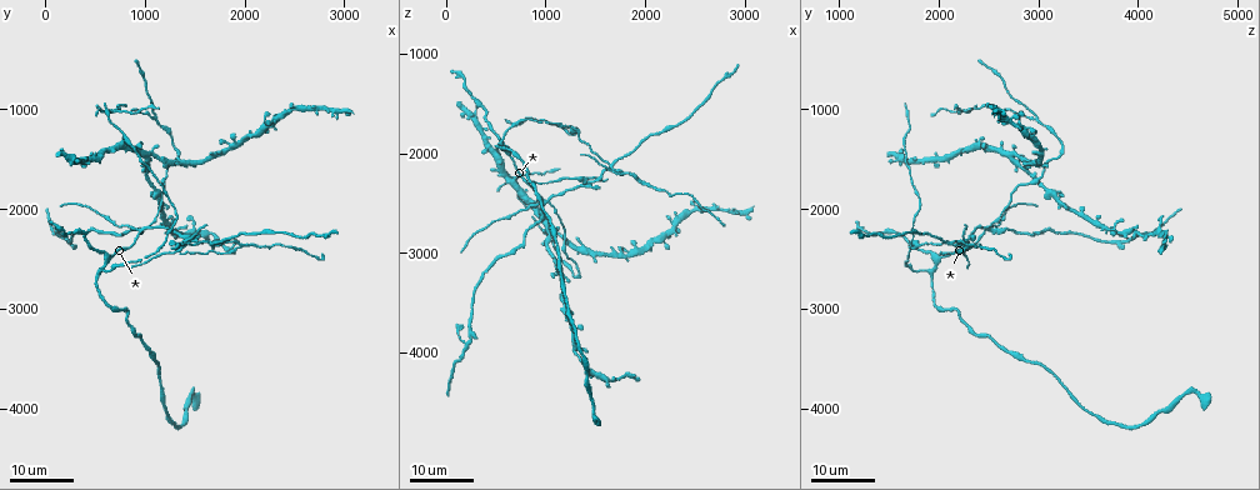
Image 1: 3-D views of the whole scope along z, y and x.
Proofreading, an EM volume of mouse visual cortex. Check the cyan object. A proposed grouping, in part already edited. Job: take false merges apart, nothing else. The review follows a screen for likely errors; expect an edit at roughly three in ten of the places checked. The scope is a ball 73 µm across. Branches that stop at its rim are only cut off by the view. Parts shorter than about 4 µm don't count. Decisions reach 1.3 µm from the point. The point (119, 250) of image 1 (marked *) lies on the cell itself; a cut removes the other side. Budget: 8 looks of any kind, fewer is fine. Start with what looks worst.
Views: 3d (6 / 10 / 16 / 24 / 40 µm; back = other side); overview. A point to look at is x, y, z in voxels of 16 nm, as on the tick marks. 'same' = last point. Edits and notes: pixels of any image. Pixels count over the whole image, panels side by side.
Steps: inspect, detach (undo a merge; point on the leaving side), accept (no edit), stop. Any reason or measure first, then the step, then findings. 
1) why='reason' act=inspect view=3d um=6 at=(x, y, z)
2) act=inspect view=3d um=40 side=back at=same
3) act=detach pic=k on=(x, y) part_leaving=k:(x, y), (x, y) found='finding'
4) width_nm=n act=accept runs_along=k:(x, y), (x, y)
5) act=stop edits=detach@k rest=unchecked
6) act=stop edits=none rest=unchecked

why='four-way junction' act=inspect view=3d um=24 at=(680, 1020, 2240)

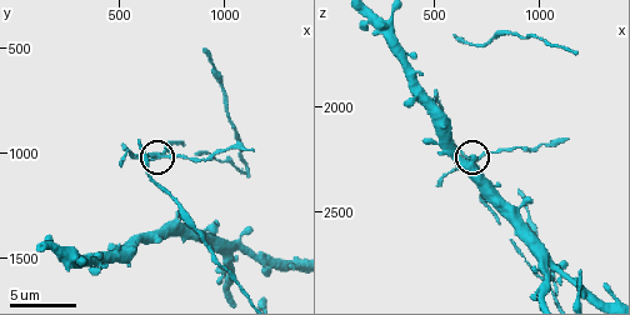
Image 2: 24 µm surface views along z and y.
act=inspect view=3d um=6 at=same

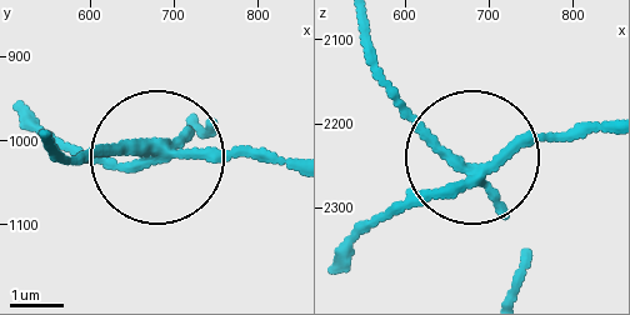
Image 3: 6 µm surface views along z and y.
act=detach pic=3 on=(241, 154) part_leaving=3:(168, 158), (285, 158) found='a second cell is stuck on'

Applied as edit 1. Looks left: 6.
why='three arms meet' act=inspect view=3d um=16 at=(1100, 1060, 2940)

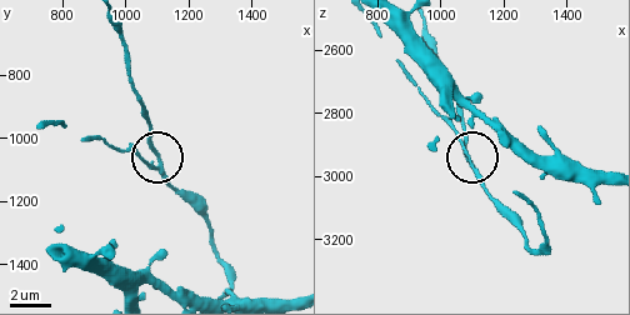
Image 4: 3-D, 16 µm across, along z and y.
why='zoom in' act=inspect view=3d um=10 at=same

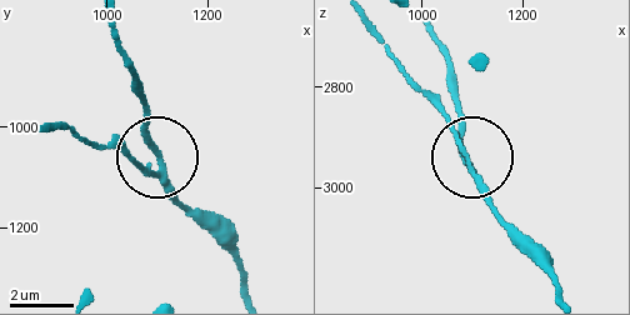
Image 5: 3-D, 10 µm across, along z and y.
act=inspect view=3d um=10 side=back at=same

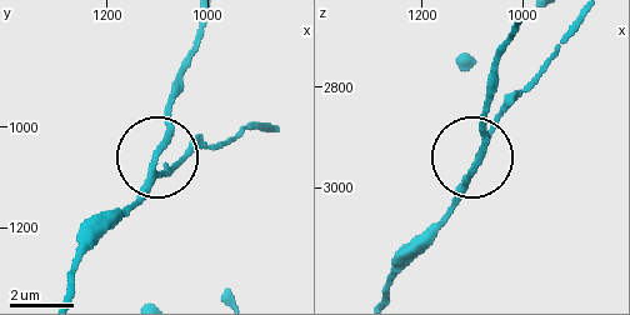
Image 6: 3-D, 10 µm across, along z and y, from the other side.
width_nm=170 act=accept runs_along=6:(66, 290), (83, 258), (160, 169), (171, 83) found='continuous, no second cell'

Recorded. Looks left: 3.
why='four arms meet' act=inspect view=3d um=24 at=(1000, 2160, 2440)

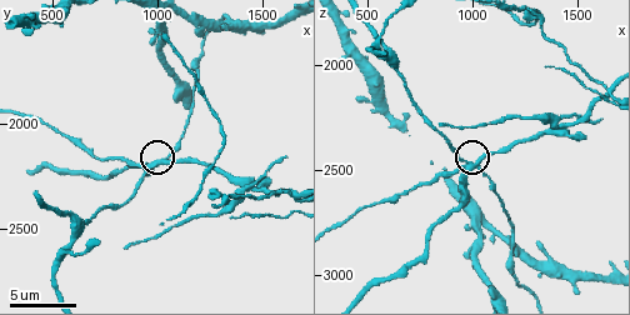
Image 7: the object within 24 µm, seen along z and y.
act=inspect view=3d um=6 at=(1040, 2190, 2470)

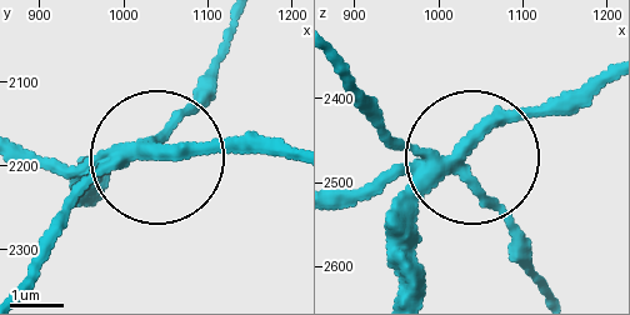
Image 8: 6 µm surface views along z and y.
side_arm_um=42 act=detach pic=8 on=(388, 219) part_leaving=8:(450, 169), (513, 119), (606, 88) found='two cells meet here'

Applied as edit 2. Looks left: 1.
why='small branch off a trunk' act=inspect view=3d um=6 at=(540, 2640, 1890)

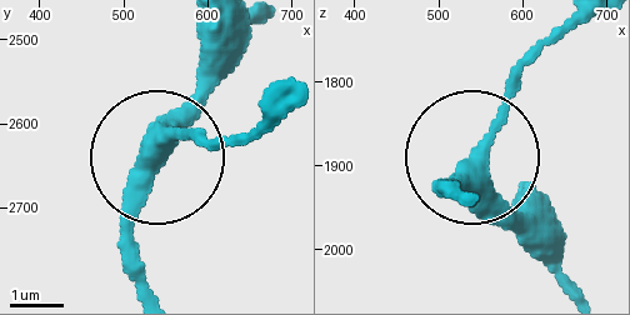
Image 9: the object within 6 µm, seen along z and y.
side_arm_um=44 act=accept runs_along=9:(569, 280), (484, 173), (498, 105), (565, 29) found='all the same cell'

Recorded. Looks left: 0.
act=stop edits=detach@3,detach@8 rest=unchecked

